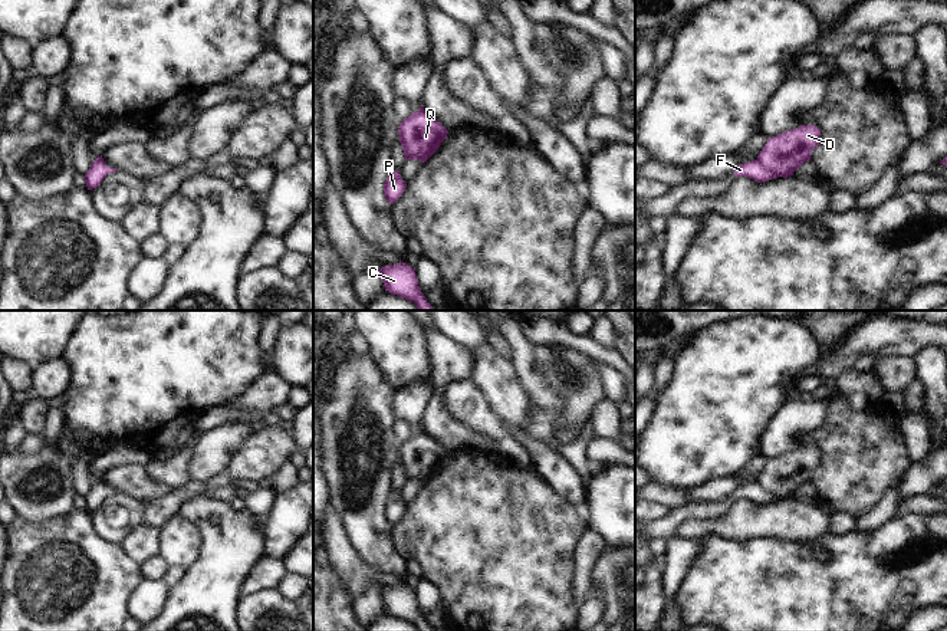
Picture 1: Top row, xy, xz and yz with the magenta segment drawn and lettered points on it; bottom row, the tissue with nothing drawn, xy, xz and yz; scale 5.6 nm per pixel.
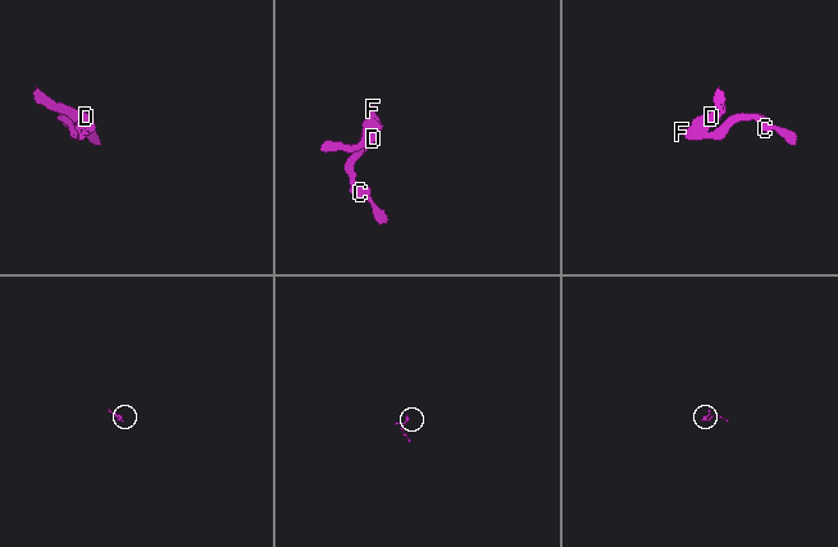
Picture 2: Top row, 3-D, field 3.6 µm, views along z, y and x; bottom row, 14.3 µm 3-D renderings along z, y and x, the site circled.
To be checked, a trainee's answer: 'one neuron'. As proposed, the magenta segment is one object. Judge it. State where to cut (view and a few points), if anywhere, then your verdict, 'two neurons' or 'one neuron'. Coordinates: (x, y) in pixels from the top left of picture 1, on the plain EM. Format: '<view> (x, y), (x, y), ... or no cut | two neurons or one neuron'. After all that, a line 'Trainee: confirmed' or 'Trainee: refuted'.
yz (756, 482), (779, 498) | two neurons
Trainee: refuted

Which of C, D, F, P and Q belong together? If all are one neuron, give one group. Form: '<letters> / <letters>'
C F P / D Q

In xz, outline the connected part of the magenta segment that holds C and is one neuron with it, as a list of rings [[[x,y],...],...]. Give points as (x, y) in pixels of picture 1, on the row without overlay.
[[[407,585],[382,588],[379,598],[385,612],[391,617],[414,624],[418,631],[433,631],[418,608],[415,591]]]

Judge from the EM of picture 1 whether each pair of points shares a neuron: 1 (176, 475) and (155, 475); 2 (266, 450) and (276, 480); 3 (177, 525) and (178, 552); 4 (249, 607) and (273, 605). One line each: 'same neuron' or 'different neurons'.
1: same neuron
2: different neurons
3: same neuron
4: same neuron

